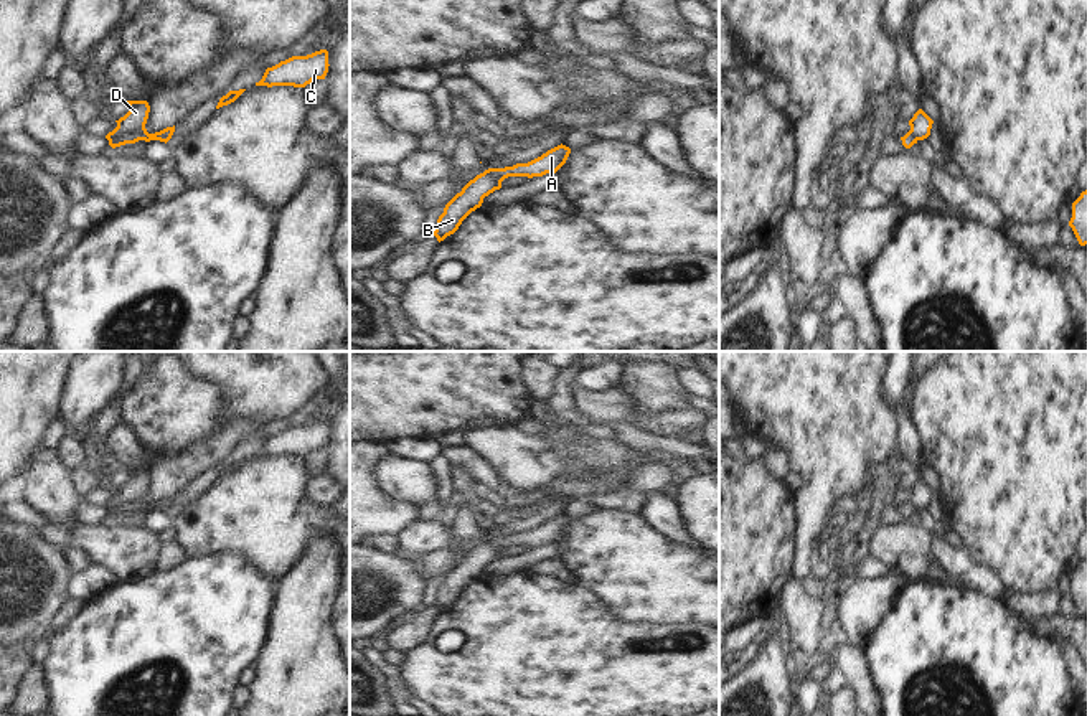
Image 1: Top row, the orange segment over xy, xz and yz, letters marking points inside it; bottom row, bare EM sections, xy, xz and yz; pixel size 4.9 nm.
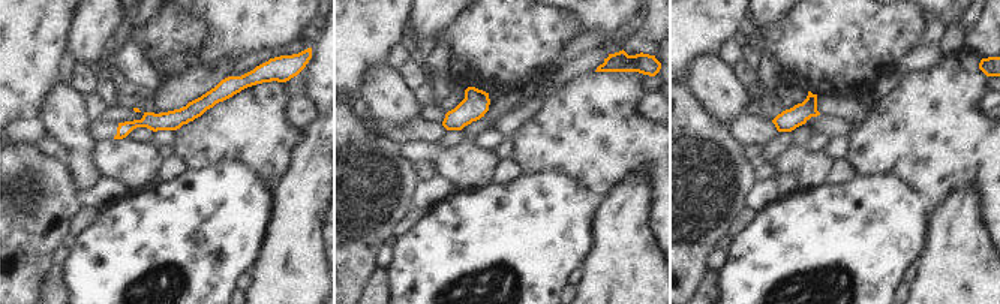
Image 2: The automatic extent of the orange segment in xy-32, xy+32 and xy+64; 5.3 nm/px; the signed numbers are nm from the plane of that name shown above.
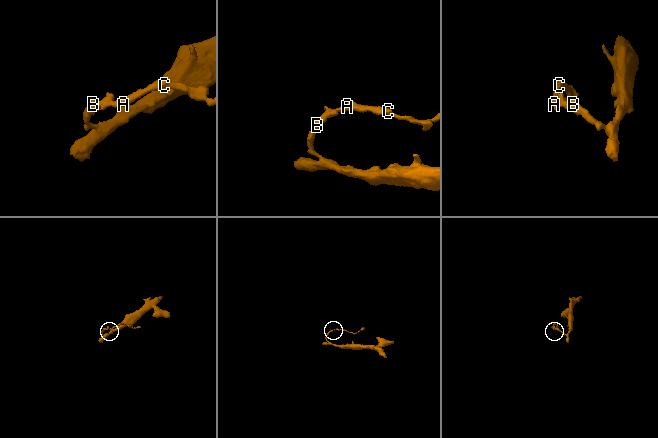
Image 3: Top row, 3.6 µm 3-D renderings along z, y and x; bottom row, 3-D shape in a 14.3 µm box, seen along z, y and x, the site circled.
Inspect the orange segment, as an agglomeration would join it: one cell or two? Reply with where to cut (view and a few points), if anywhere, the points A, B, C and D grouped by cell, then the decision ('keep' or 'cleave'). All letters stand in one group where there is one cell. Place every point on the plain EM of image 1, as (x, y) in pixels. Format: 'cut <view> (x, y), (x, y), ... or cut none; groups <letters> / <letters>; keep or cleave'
cut xy (144, 495), (124, 502), (109, 512); groups A C / B D; cleave

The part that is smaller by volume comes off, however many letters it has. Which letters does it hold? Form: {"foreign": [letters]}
{"foreign": ["A", "C"]}

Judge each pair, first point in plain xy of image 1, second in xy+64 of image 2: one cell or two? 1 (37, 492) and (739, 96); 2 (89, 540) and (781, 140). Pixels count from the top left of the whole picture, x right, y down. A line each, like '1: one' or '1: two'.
1: one
2: two

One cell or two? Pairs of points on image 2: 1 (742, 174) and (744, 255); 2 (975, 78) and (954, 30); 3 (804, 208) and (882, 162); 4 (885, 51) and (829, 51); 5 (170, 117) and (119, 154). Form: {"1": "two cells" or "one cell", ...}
{"1": "two cells", "2": "two cells", "3": "two cells", "4": "one cell", "5": "two cells"}

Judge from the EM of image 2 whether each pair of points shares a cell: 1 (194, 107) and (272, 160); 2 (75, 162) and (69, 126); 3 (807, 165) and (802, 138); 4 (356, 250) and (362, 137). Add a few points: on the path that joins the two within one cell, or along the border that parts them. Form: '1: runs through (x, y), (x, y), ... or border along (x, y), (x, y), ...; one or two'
1: border along (234, 93), (174, 131); two
2: runs through (75, 153), (72, 135); one
3: border along (792, 144), (804, 146); two
4: runs through (356, 222), (356, 165); one

